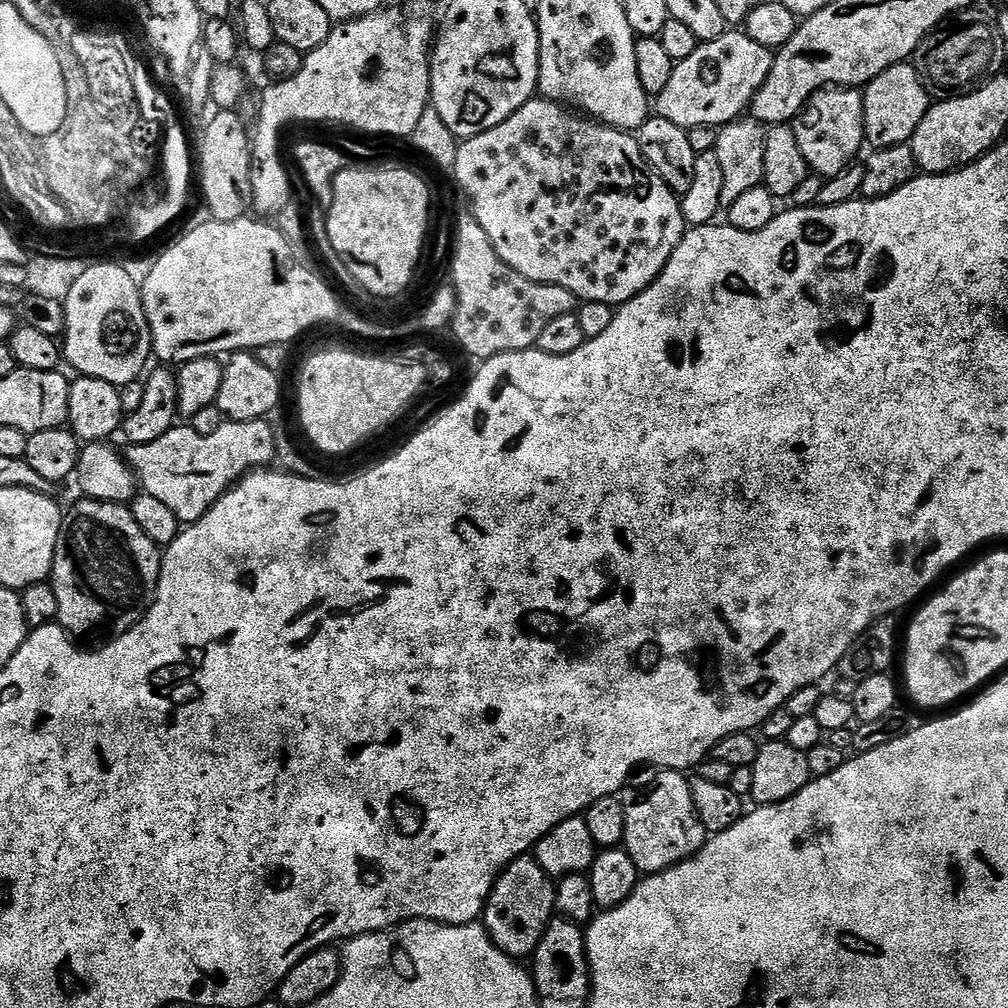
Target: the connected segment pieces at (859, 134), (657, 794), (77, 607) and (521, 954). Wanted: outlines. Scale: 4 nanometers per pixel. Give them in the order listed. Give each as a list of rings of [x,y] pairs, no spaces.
[[[829,86],[815,92],[800,109],[795,120],[791,121],[791,125],[794,138],[798,138],[802,158],[806,158],[809,169],[815,175],[825,178],[838,174],[861,155],[860,147],[865,147],[866,144],[863,91]]]
[[[660,770],[655,775],[641,788],[625,787],[619,797],[626,814],[622,847],[640,874],[664,872],[696,855],[706,843],[698,810],[694,810],[694,802],[690,798],[688,776],[680,770]]]
[[[80,498],[72,509],[64,512],[62,530],[52,563],[50,583],[54,594],[58,594],[56,619],[60,627],[76,638],[79,636],[115,638],[123,632],[129,632],[148,613],[148,607],[156,599],[161,563],[161,545],[150,542],[150,538],[142,534],[142,526],[134,522],[131,507]]]
[[[531,855],[520,856],[514,863],[509,864],[499,876],[496,877],[496,885],[492,893],[484,901],[484,915],[482,923],[488,937],[496,943],[496,948],[502,950],[513,958],[528,958],[536,951],[536,947],[542,942],[544,932],[554,919],[556,912],[556,884],[553,878],[548,876],[538,866],[538,862]]]

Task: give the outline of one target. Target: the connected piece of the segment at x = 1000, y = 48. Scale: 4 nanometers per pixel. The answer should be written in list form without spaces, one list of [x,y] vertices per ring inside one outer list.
[[[991,19],[968,20],[957,28],[948,27],[941,26],[922,38],[916,47],[914,67],[933,97],[969,96],[993,76],[1001,75],[1006,42],[1000,37],[1000,32]]]

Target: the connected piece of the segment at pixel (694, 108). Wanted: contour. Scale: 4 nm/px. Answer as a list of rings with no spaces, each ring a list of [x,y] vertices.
[[[726,30],[718,38],[697,43],[690,58],[675,61],[670,82],[666,82],[662,94],[655,97],[655,111],[666,118],[666,122],[686,129],[698,126],[719,129],[731,124],[741,119],[754,94],[758,94],[766,82],[773,55],[773,49],[758,46],[743,30]]]

